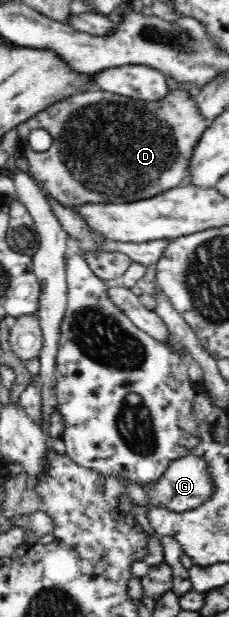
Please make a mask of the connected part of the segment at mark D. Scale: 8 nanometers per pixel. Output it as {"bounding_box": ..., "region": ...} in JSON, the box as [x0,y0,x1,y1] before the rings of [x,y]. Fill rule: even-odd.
{"bounding_box":[17,89,212,207],"region":[[[99,89],[91,91],[77,92],[71,95],[69,98],[65,98],[59,102],[53,104],[49,108],[38,112],[33,117],[29,118],[25,122],[18,124],[17,134],[20,148],[23,149],[29,170],[32,172],[32,177],[37,181],[37,184],[41,187],[41,190],[48,198],[56,200],[59,204],[65,206],[74,207],[83,203],[124,203],[135,202],[141,199],[151,198],[156,194],[161,194],[166,190],[179,187],[183,184],[188,184],[188,164],[192,157],[193,149],[196,148],[197,141],[200,140],[204,130],[211,126],[212,121],[207,120],[198,110],[196,102],[193,99],[194,91],[191,89],[173,89],[169,91],[169,94],[165,98],[161,98],[155,102],[145,102],[144,100],[137,100],[136,98],[124,97],[111,92],[103,92]],[[37,128],[43,128],[47,130],[52,136],[52,145],[48,150],[44,152],[38,152],[29,146],[28,138],[31,130],[37,130]]]}

